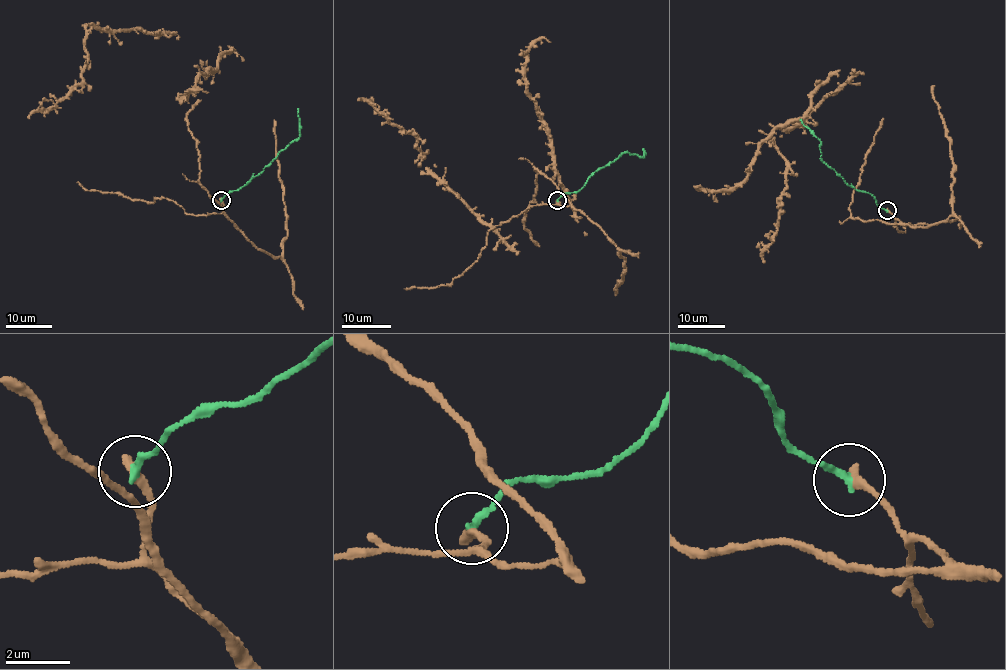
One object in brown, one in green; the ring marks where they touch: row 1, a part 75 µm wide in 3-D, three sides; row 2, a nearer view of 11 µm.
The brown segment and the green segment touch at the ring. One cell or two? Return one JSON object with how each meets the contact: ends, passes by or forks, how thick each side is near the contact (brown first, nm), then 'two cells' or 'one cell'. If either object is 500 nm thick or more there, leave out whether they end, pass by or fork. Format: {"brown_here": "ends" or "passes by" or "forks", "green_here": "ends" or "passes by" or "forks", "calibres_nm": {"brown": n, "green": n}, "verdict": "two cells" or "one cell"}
{"brown_here": "ends", "green_here": "ends", "calibres_nm": {"brown": 300, "green": 240}, "verdict": "two cells"}

